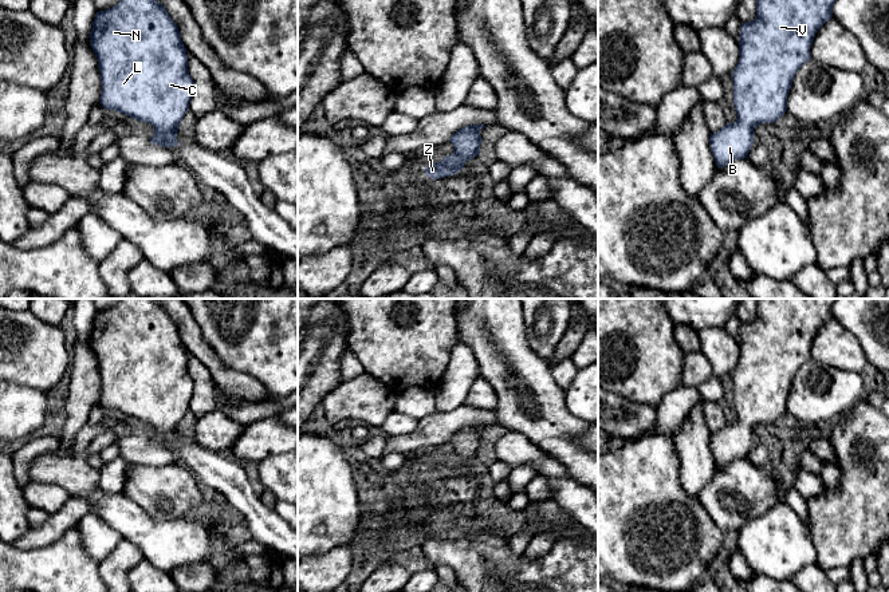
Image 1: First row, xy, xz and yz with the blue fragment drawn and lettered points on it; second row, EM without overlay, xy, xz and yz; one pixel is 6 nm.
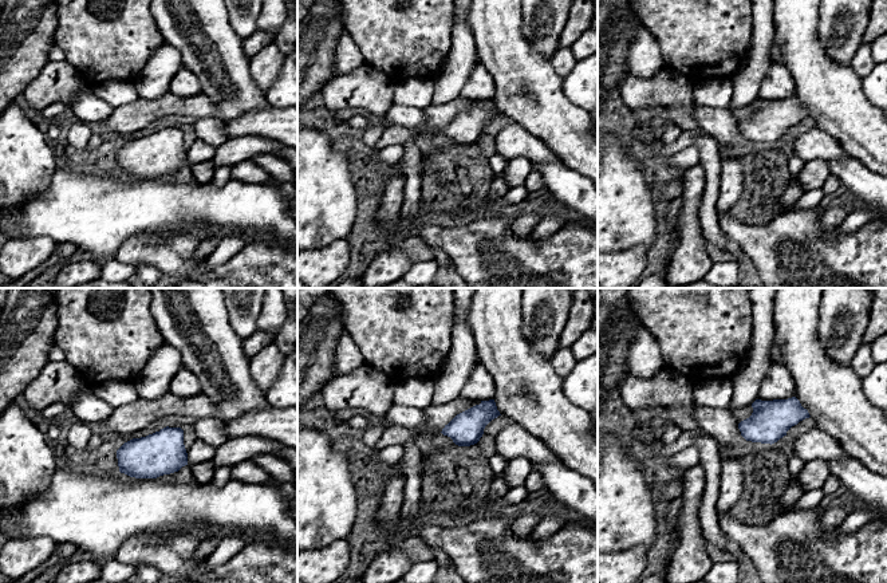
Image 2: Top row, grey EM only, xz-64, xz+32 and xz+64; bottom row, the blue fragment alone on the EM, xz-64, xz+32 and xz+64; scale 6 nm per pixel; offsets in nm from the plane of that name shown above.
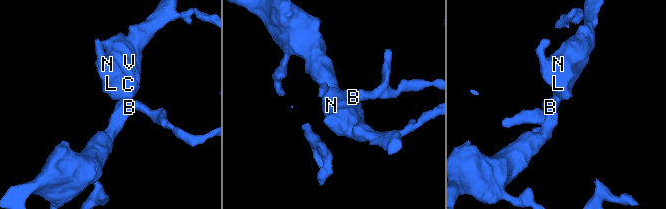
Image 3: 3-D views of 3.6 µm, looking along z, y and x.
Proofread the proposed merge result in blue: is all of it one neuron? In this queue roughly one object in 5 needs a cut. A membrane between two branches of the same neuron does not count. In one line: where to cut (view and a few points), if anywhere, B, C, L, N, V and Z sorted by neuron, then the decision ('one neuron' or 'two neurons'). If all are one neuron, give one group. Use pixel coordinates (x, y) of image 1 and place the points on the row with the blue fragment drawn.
no cut; B C L N V Z; one neuron

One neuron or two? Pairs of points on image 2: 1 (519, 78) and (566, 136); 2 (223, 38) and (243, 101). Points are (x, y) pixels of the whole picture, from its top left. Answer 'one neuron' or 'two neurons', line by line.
1: one neuron
2: one neuron

